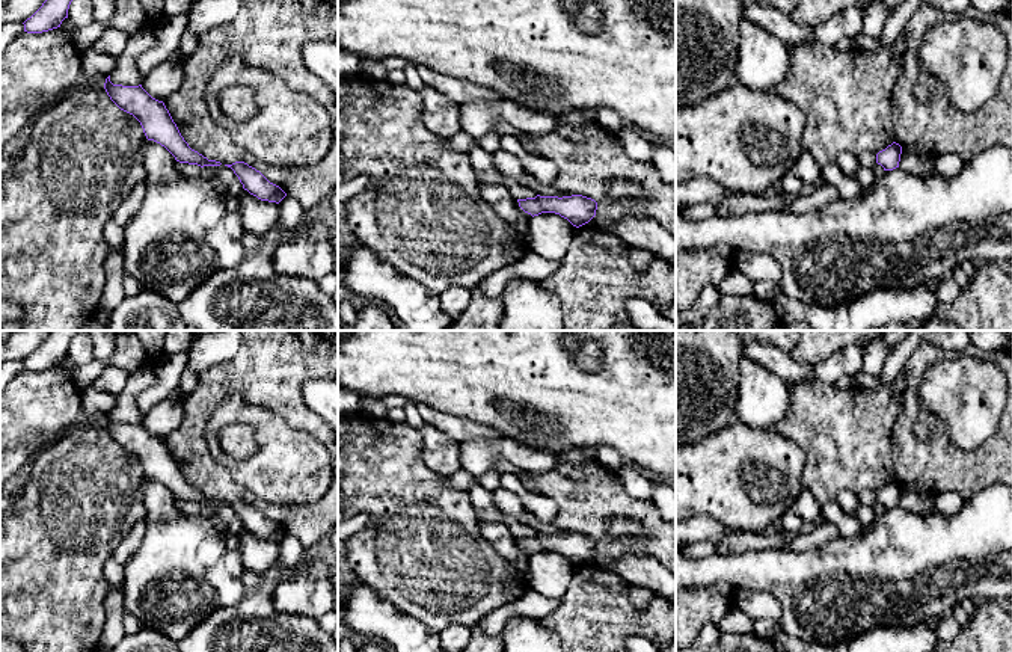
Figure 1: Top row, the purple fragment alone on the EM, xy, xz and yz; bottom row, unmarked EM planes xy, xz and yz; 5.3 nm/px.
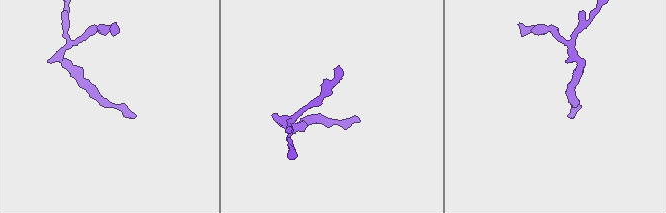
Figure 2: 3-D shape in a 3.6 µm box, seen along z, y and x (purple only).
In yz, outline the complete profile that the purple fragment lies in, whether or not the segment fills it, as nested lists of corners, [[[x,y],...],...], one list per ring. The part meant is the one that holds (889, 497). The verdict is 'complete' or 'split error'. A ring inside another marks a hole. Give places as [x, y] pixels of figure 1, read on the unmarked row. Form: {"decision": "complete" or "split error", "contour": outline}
{"decision": "complete", "contour": [[[893,480],[885,487],[876,492],[876,501],[881,503],[884,509],[893,509],[899,506],[900,492],[902,492],[902,484]]]}

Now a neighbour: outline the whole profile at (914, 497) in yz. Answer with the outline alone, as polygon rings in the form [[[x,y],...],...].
[[[917,483],[902,484],[899,504],[911,512],[920,515],[931,515],[937,512],[938,492],[932,487]]]

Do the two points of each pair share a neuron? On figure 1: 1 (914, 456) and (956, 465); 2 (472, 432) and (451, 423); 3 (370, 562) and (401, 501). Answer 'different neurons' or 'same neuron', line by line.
1: same neuron
2: same neuron
3: same neuron

